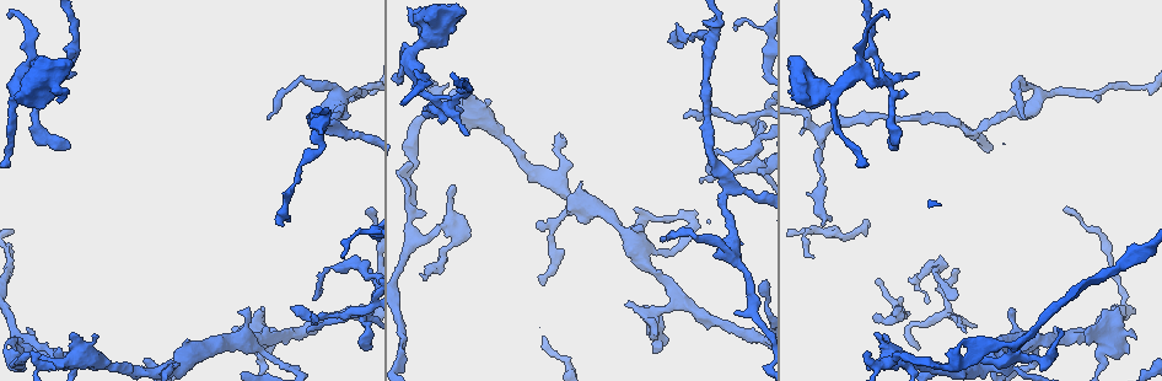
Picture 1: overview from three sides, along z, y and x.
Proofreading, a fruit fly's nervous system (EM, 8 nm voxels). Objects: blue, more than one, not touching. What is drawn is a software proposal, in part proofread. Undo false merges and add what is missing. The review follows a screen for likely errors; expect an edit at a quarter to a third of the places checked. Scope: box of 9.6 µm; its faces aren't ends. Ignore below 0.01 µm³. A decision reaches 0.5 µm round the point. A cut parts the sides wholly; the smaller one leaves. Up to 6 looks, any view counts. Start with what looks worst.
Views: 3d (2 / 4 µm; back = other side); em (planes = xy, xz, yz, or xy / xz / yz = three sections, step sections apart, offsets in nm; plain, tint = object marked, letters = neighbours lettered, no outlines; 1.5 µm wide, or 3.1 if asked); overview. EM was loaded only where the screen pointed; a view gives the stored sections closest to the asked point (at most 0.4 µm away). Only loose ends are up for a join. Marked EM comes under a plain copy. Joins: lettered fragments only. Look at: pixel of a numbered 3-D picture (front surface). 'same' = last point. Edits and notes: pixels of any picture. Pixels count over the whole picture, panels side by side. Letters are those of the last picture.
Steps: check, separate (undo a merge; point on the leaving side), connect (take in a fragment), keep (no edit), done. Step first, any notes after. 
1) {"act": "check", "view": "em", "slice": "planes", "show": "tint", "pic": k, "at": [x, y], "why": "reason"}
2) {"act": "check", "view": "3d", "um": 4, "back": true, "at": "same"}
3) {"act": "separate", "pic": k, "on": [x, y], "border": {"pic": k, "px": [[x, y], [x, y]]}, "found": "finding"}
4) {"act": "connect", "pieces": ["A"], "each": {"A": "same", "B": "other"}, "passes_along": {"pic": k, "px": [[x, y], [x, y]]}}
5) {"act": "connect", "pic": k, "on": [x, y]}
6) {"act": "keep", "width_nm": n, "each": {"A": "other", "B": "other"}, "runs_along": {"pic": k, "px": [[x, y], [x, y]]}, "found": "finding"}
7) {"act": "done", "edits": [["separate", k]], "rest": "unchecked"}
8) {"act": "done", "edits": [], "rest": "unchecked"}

{"act": "check", "view": "3d", "um": 4, "pic": 1, "at": [673, 40], "why": "branch stops here"}

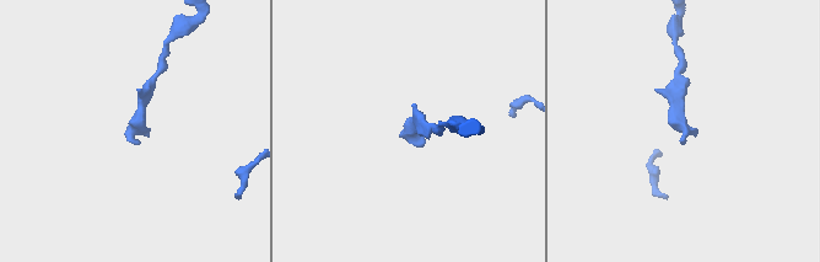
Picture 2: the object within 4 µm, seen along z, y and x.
{"act": "check", "view": "em", "slice": "xy", "step": 8, "show": "tint", "pic": 2, "at": [681, 143], "why": "now the EM"}

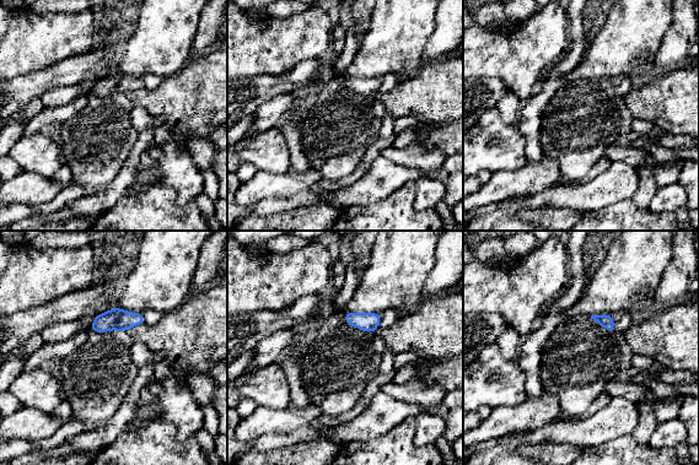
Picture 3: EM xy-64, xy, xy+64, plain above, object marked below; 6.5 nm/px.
{"act": "check", "view": "em", "slice": "planes", "show": "letters", "at": "same"}

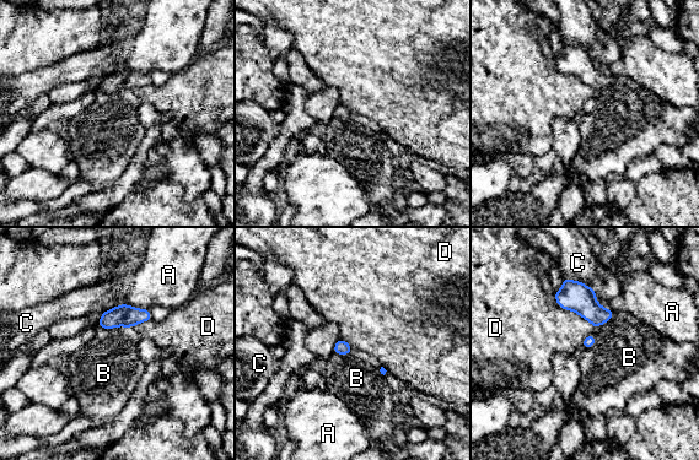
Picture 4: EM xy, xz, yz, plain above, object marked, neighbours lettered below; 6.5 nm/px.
{"act": "keep", "each": {"A": "other", "B": "other", "C": "other", "D": "other"}, "border": {"pic": 4, "px": [[553, 296], [595, 328]]}, "found": "none of them fits"}

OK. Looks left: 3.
{"act": "check", "view": "3d", "um": 2, "pic": 1, "at": [683, 118], "why": "tapers out"}

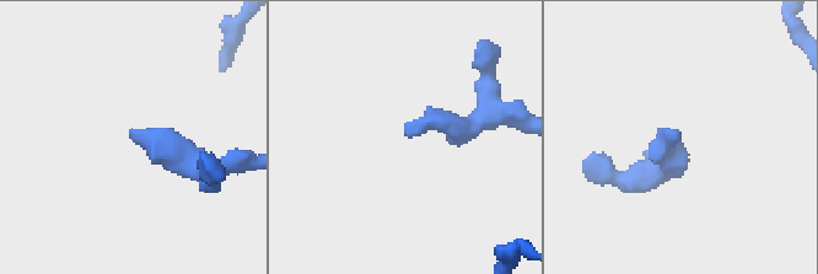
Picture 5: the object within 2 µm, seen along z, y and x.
{"act": "check", "view": "em", "slice": "xz", "step": 4, "show": "letters", "pic": 5, "at": [680, 131]}

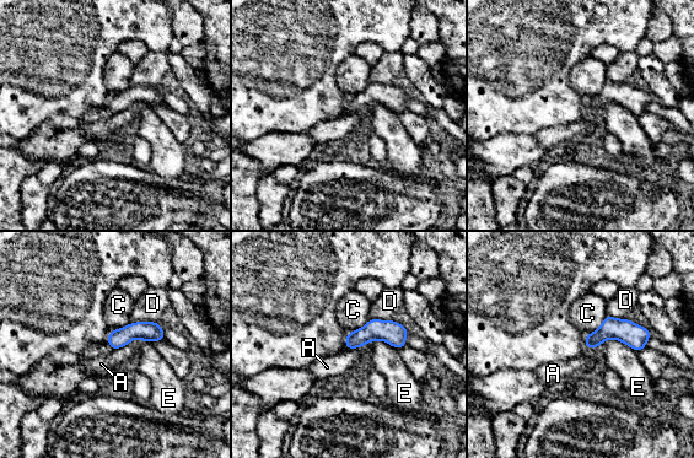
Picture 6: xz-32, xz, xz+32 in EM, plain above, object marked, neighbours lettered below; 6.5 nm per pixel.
{"act": "keep", "width_nm": 100, "each": {"A": "other", "C": "other", "D": "other", "E": "other"}, "runs_along": {"pic": 6, "px": [[160, 332], [129, 332], [111, 340]]}, "found": "none of them fits"}

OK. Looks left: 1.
{"act": "done", "edits": [], "rest": "unchecked"}

